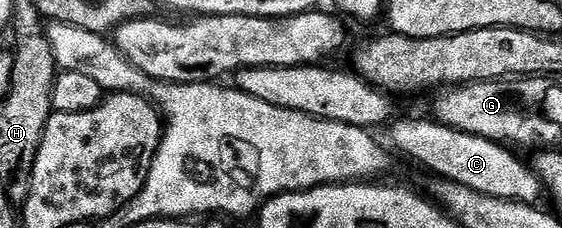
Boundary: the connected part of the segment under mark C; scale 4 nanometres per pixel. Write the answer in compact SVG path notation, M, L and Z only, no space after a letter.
M403 117L392 120L391 141L411 161L424 165L436 178L453 183L461 183L461 187L473 187L475 193L489 195L506 201L519 201L523 205L538 206L539 196L544 196L543 182L530 164L527 165L519 157L514 157L506 144L490 141L481 135L466 133L439 121L428 119L421 121L415 117Z

